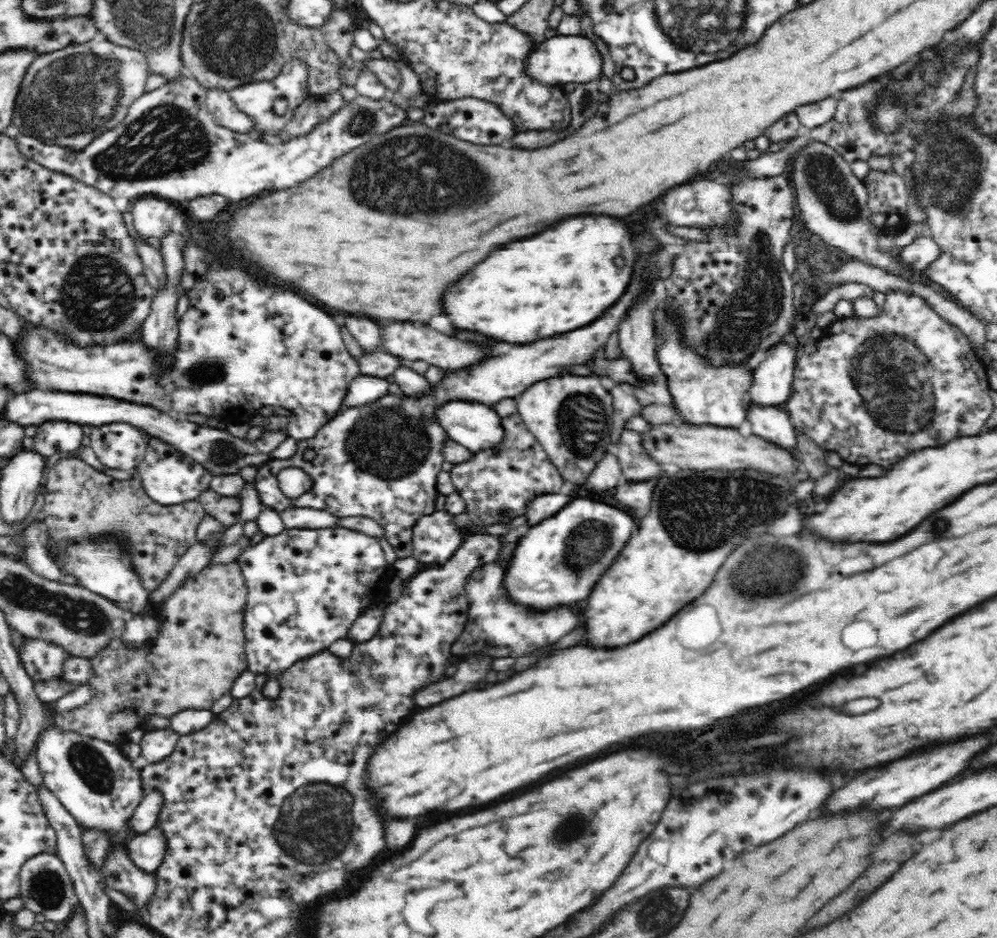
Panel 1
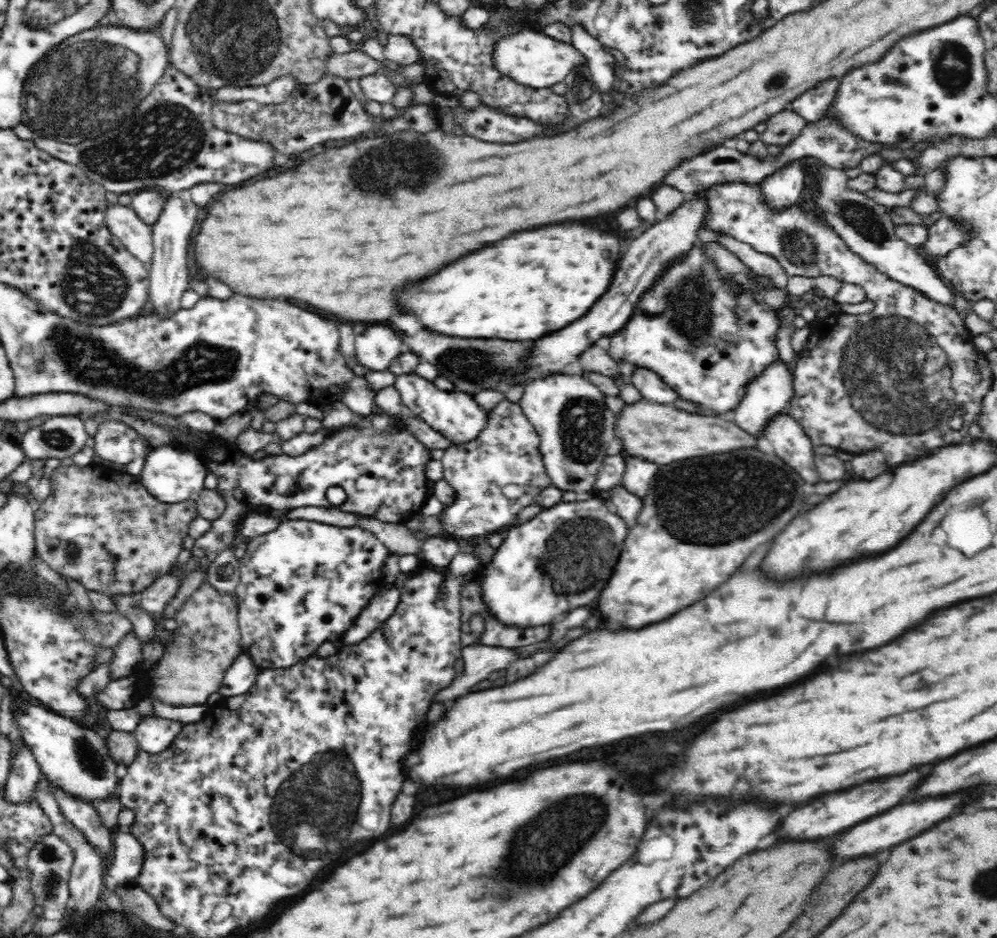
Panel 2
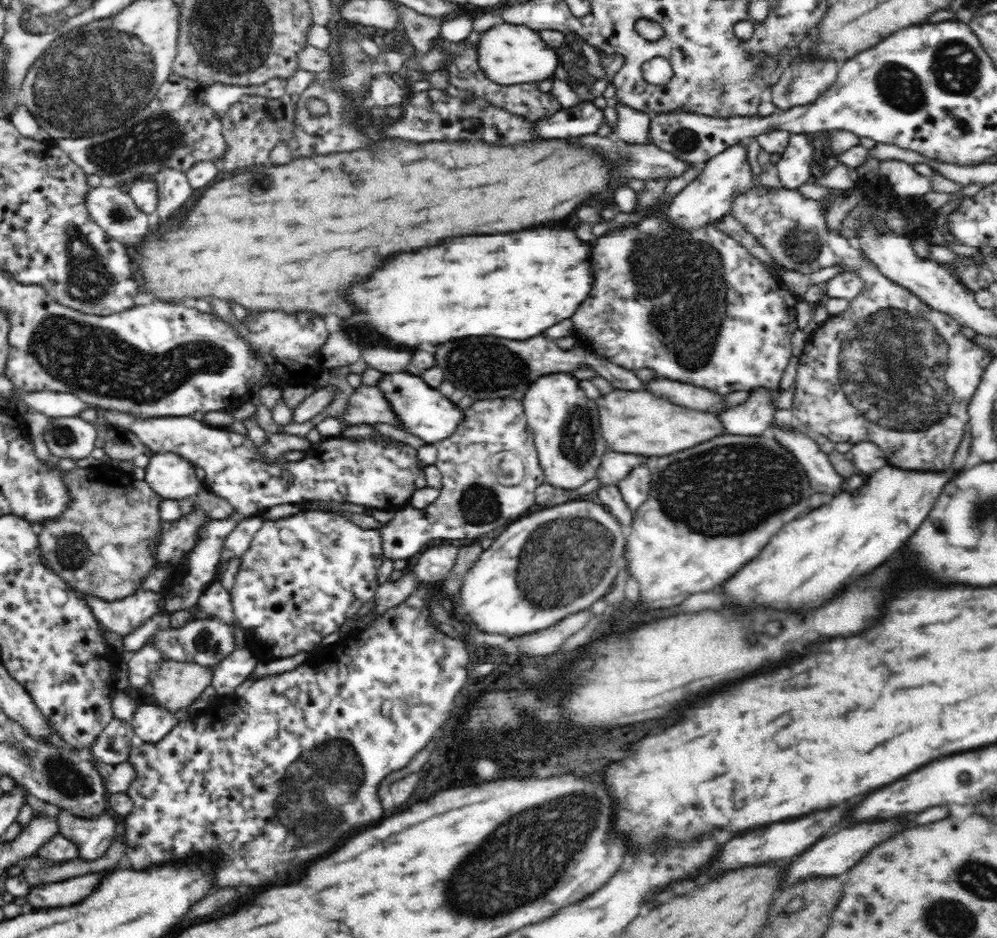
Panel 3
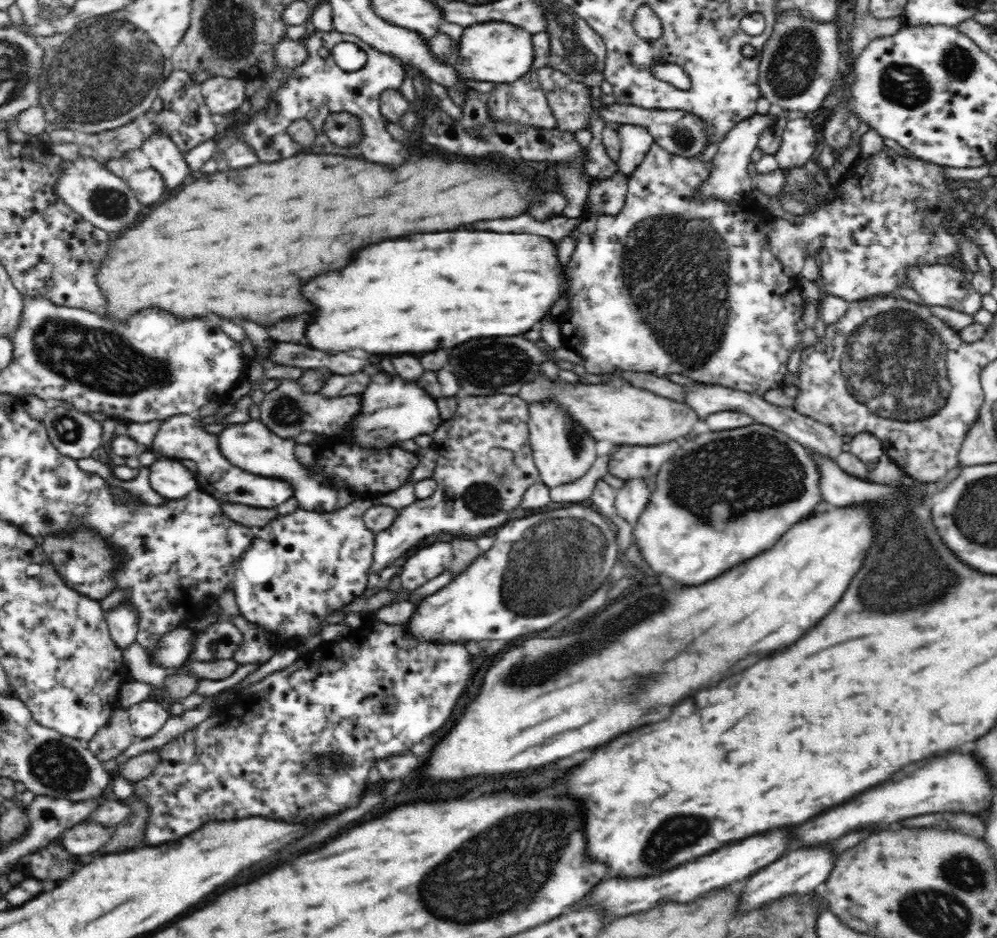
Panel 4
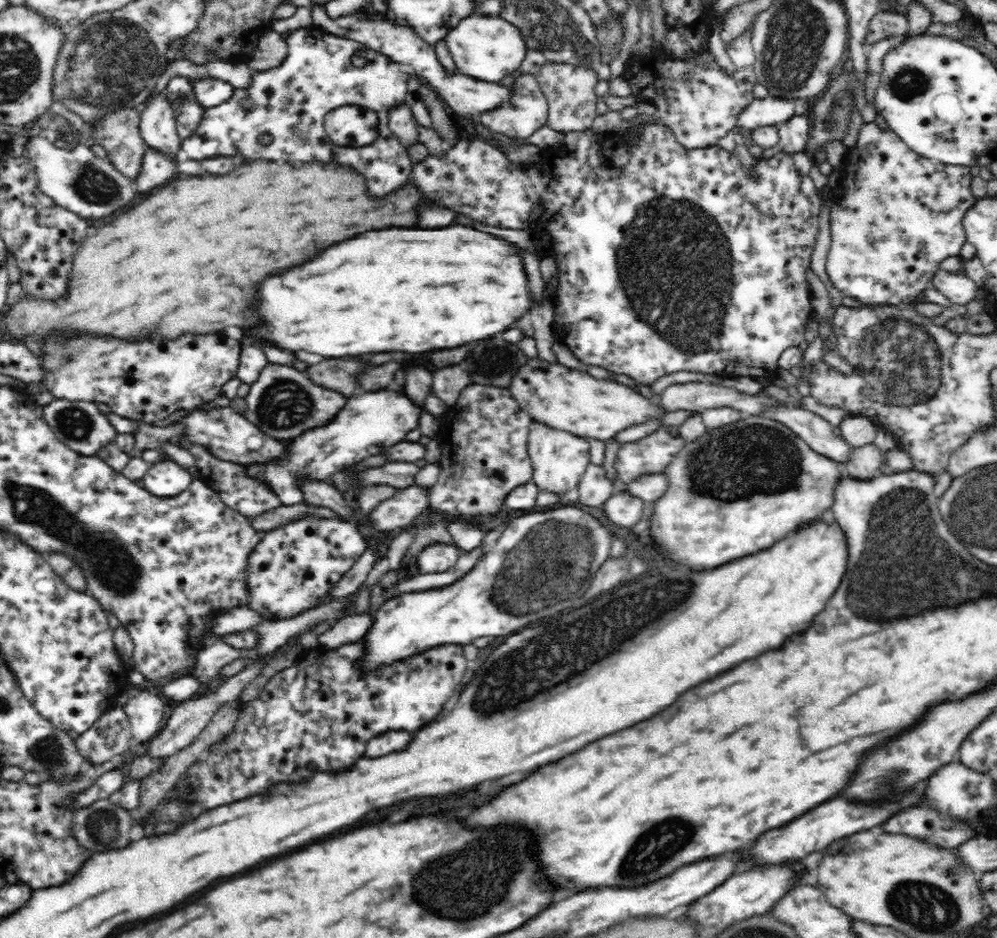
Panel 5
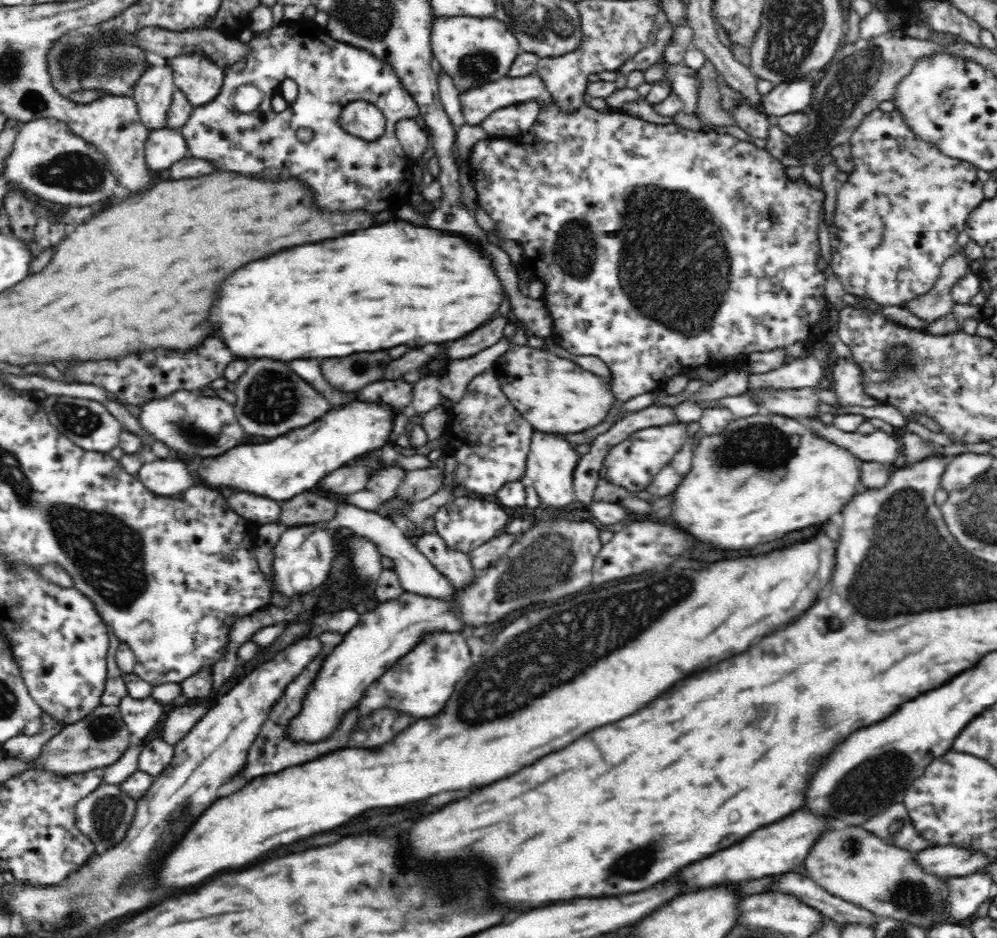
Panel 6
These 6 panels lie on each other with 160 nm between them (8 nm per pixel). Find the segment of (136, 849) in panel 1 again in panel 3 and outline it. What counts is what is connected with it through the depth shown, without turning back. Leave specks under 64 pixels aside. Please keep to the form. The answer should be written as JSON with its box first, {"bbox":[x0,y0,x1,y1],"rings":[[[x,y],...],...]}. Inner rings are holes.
{"bbox":[27,869,107,907],"rings":[[[107,869],[33,888],[27,896],[28,902],[33,907],[59,907],[80,903],[101,882],[101,874],[106,875]]]}

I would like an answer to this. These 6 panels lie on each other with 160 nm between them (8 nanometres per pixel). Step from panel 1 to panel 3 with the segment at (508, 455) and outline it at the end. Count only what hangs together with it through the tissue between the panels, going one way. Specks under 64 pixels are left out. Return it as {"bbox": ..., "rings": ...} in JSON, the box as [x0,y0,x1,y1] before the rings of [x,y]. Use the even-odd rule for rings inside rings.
{"bbox":[379,397,546,561],"rings":[[[513,397],[493,398],[476,401],[473,406],[465,410],[465,418],[457,426],[457,429],[448,438],[441,439],[435,444],[437,448],[436,467],[441,472],[442,487],[439,497],[424,510],[406,506],[402,510],[396,510],[388,524],[379,530],[384,542],[384,557],[389,561],[406,558],[412,560],[426,548],[426,542],[430,540],[462,540],[462,538],[480,538],[486,532],[498,530],[506,526],[522,514],[526,515],[528,508],[536,503],[535,490],[546,482],[544,471],[539,463],[539,456],[533,433],[527,428],[527,416],[521,401]],[[498,452],[510,452],[522,460],[522,480],[514,484],[512,488],[500,488],[504,486],[498,482],[502,476],[496,474],[494,464],[490,466],[490,460]]]}

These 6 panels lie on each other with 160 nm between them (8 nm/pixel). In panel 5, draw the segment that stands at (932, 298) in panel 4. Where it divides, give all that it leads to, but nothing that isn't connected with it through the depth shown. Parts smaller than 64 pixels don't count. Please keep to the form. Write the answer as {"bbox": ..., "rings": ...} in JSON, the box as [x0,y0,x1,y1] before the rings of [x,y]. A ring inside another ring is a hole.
{"bbox":[931,269,979,306],"rings":[[[940,269],[935,274],[931,287],[941,292],[951,304],[966,306],[978,296],[979,288],[964,272],[948,272]]]}

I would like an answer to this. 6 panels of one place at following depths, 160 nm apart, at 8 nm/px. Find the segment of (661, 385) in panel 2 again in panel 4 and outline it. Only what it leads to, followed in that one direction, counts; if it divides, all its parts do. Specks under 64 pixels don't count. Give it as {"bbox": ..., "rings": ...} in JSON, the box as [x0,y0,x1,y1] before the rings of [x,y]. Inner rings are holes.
{"bbox":[684,382,846,458],"rings":[[[688,382],[684,384],[684,403],[686,403],[702,419],[708,418],[711,414],[732,411],[750,415],[756,423],[769,426],[774,430],[783,432],[788,438],[795,440],[805,446],[810,452],[834,458],[842,452],[842,445],[846,442],[832,427],[826,426],[806,415],[796,412],[791,407],[776,406],[770,404],[757,394],[750,394],[746,391],[734,390],[720,385],[706,383]]]}

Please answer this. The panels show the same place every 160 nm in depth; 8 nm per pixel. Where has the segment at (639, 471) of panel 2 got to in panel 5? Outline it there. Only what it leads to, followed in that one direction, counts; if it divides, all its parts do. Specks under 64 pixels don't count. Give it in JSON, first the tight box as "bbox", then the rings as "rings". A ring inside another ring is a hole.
{"bbox":[602,491,648,526],"rings":[[[622,491],[612,495],[602,510],[606,512],[606,520],[618,524],[618,526],[634,526],[641,521],[644,508],[648,506],[645,500],[630,494],[628,491]]]}

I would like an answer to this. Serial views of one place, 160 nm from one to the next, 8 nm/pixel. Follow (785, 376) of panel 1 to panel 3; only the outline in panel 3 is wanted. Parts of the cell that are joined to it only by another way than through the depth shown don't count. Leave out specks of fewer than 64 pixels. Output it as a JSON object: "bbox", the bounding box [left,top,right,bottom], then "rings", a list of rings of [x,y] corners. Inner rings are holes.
{"bbox":[718,388,783,434],"rings":[[[782,388],[750,389],[744,402],[718,414],[727,434],[768,434],[775,412],[780,409],[775,402],[783,391]]]}

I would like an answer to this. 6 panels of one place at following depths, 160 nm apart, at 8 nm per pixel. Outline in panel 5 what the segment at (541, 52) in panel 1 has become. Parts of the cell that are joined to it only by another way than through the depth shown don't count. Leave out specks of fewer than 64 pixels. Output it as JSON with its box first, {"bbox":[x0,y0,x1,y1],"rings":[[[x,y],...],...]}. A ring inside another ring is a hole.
{"bbox":[444,14,528,83],"rings":[[[472,14],[459,20],[457,25],[447,32],[444,41],[452,54],[457,73],[494,83],[516,74],[528,50],[520,30],[514,23],[492,15]]]}

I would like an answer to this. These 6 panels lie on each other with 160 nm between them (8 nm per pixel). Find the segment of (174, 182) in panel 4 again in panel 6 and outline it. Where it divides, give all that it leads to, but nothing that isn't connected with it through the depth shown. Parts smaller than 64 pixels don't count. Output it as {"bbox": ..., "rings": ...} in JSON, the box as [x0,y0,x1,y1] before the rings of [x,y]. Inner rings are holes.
{"bbox":[132,62,176,132],"rings":[[[168,62],[165,66],[152,66],[148,74],[137,80],[132,98],[137,103],[140,119],[149,132],[168,128],[167,112],[176,90],[173,68],[168,66]]]}

